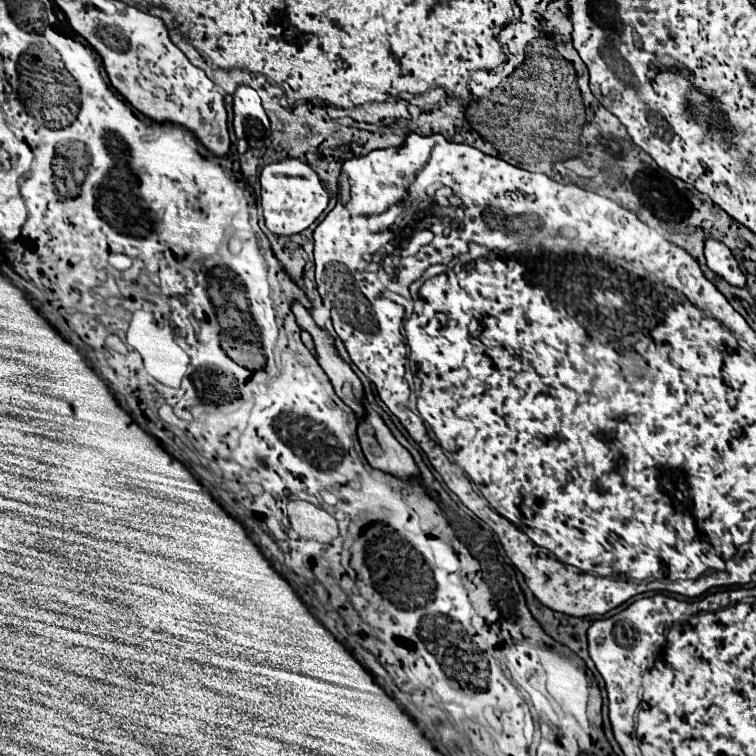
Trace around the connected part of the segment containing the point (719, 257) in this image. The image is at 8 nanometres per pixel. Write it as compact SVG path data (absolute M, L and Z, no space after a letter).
M705 239L705 259L707 259L707 267L721 275L727 283L735 285L735 287L745 287L745 275L739 269L737 259L733 257L733 253L717 239Z

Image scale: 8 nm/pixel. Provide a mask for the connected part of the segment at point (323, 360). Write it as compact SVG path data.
M299 301L291 303L291 311L293 311L295 321L301 327L301 331L307 331L313 337L315 359L321 365L321 369L325 371L325 375L329 377L329 381L331 381L337 397L345 405L349 405L355 411L355 415L361 419L361 415L365 413L363 405L361 405L361 401L365 399L365 395L363 395L363 387L361 387L359 377L353 373L351 365L347 365L339 357L339 353L335 349L333 337L323 327L315 325L313 317L309 315L309 311Z

